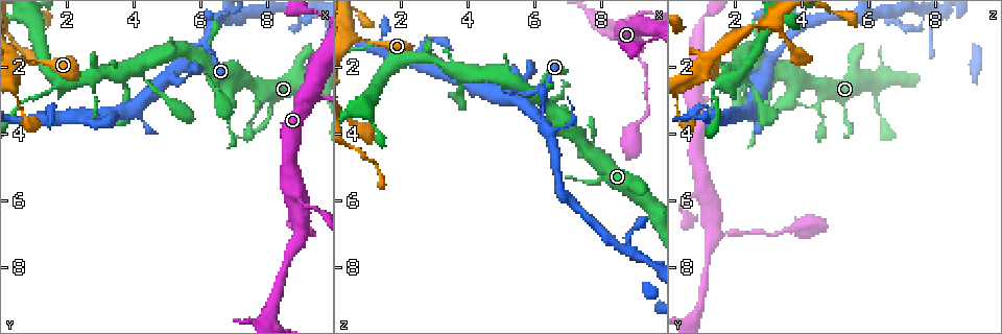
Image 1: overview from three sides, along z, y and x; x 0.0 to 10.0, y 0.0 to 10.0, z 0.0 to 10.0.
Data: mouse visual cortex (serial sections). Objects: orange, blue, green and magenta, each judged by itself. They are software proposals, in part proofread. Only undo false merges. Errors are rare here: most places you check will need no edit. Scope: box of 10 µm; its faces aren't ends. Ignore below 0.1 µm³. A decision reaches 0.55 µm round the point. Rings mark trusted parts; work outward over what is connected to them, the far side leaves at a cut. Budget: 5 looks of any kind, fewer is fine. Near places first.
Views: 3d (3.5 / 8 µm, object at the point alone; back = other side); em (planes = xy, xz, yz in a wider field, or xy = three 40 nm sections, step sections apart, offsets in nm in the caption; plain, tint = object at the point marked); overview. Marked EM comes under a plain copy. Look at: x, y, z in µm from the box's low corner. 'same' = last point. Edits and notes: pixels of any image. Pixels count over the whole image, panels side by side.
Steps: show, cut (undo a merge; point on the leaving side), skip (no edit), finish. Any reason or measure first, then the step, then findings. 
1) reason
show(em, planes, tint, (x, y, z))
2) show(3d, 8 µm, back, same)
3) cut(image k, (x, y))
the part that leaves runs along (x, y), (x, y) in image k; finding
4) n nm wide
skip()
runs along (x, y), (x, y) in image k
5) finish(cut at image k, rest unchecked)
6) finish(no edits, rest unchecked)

sharp bend
show(3d, 3.5 µm, (5.80, 1.60, 3.15))

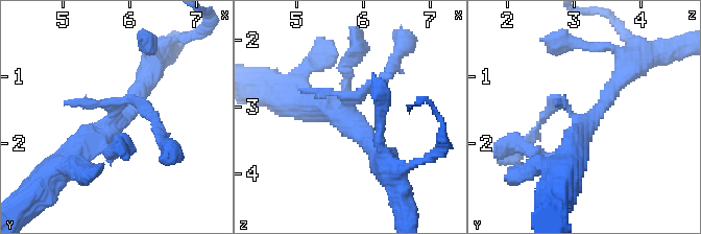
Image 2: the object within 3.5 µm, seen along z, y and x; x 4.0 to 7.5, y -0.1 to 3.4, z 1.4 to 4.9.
need the tissue
show(em, xy, step 3, tint, (5.80, 1.60, 3.10))

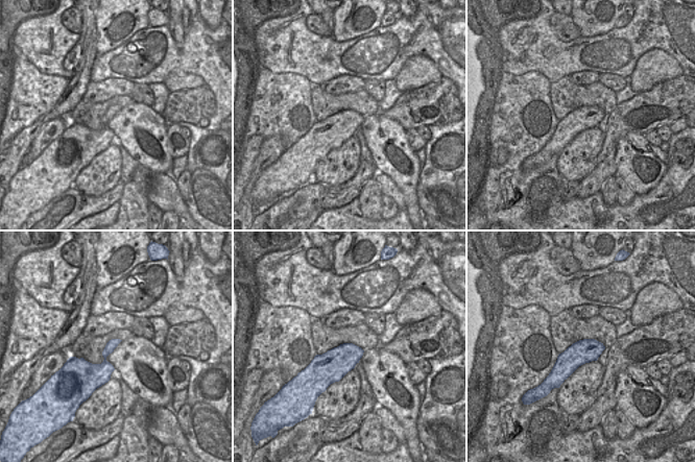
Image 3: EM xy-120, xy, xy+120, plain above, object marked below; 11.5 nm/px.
skip()
runs along (153, 117), (125, 98), (64, 165) in image 2; continuous, no second cell

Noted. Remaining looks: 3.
branch point
show(3d, 8 µm, back, (9.00, 7.00, 1.35))

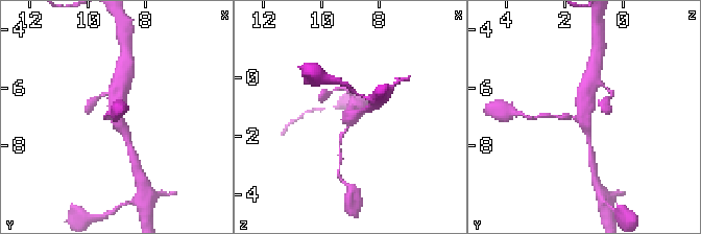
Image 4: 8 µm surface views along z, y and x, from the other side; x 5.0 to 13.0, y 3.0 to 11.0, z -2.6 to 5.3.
3 arms; arms of 150, 250, 500 nm
show(em, xy, step 5, tint, same)

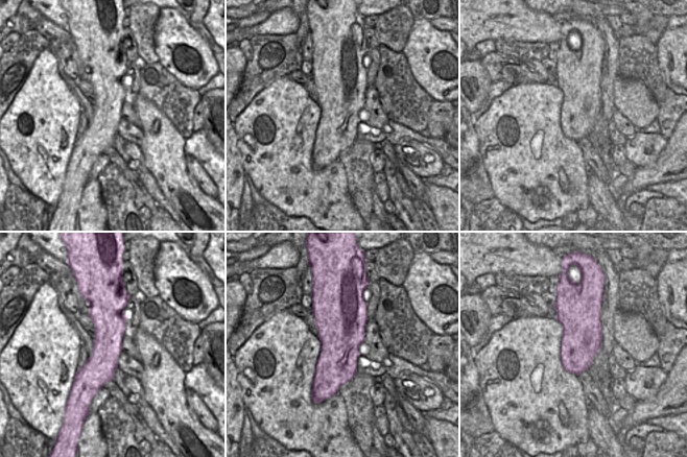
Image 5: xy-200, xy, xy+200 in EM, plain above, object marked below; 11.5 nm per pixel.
skip()
runs along (119, 87), (118, 123), (129, 144) in image 4; one cell here

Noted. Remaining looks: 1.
finish(no edits, rest unchecked)

